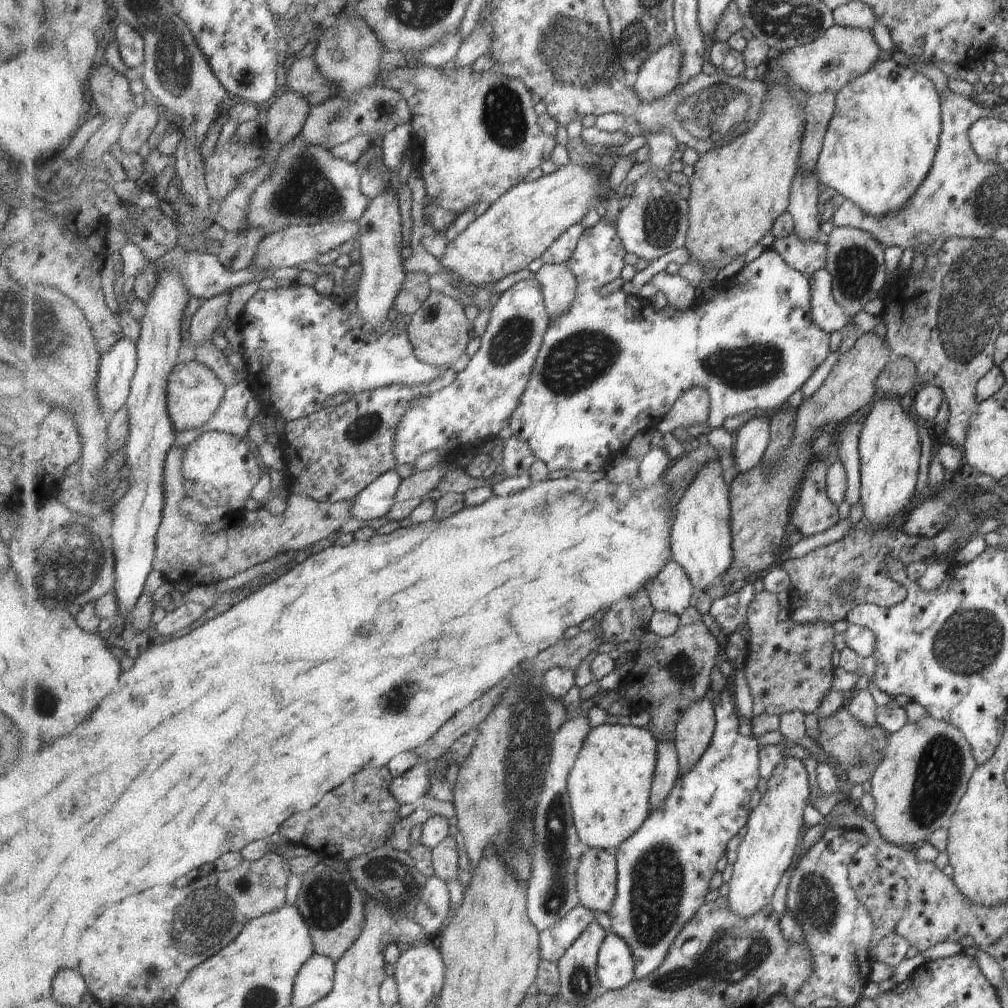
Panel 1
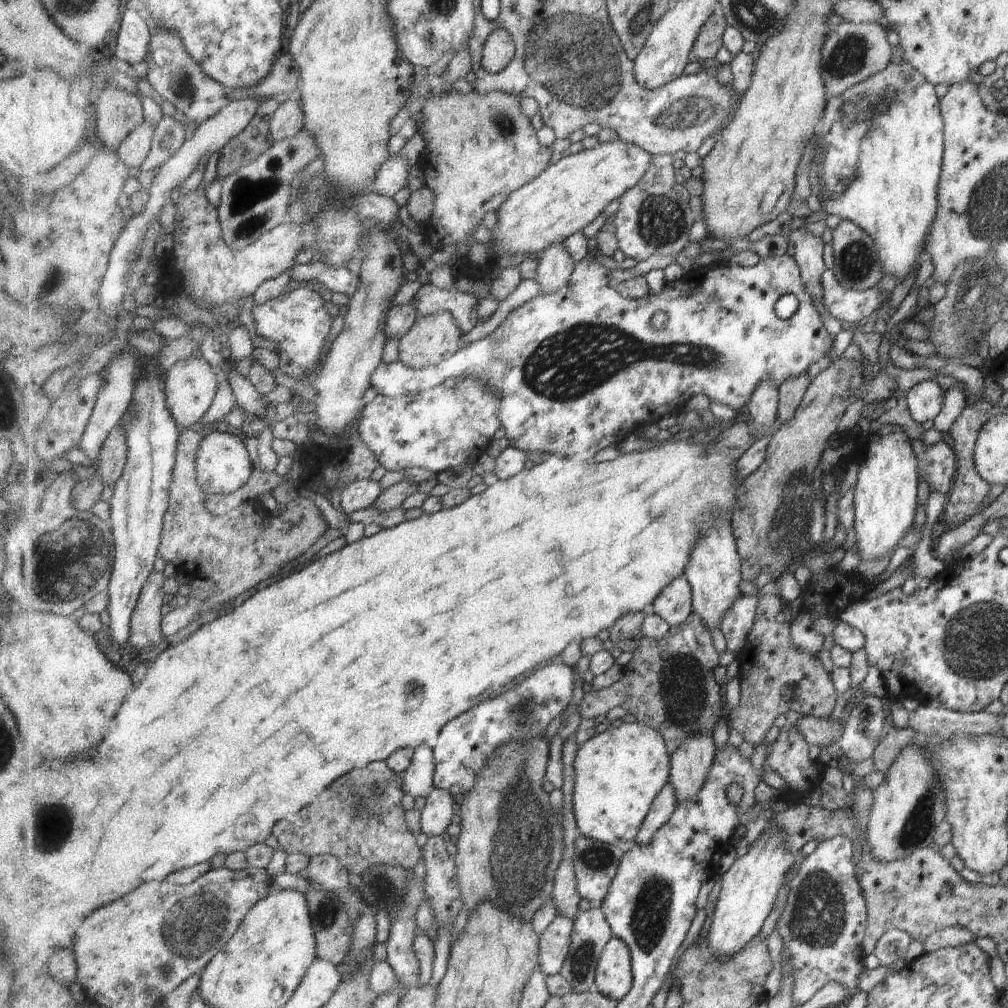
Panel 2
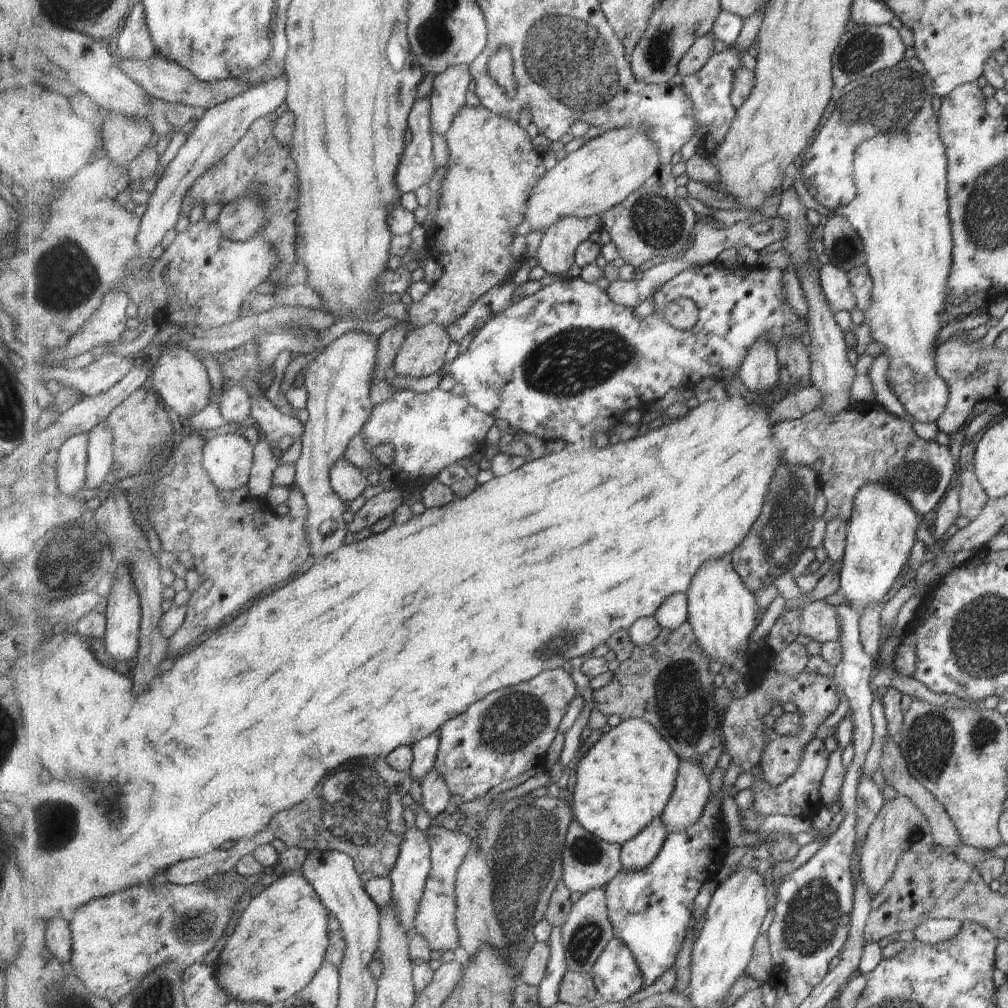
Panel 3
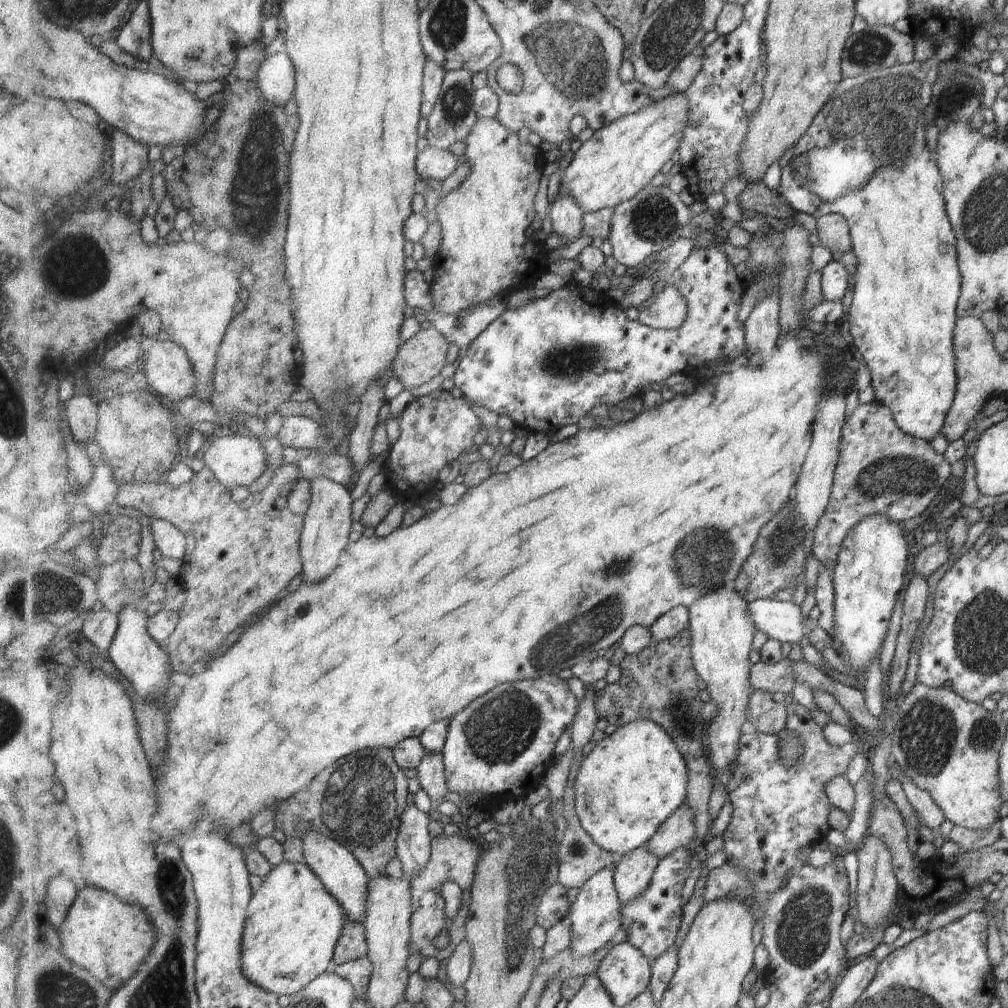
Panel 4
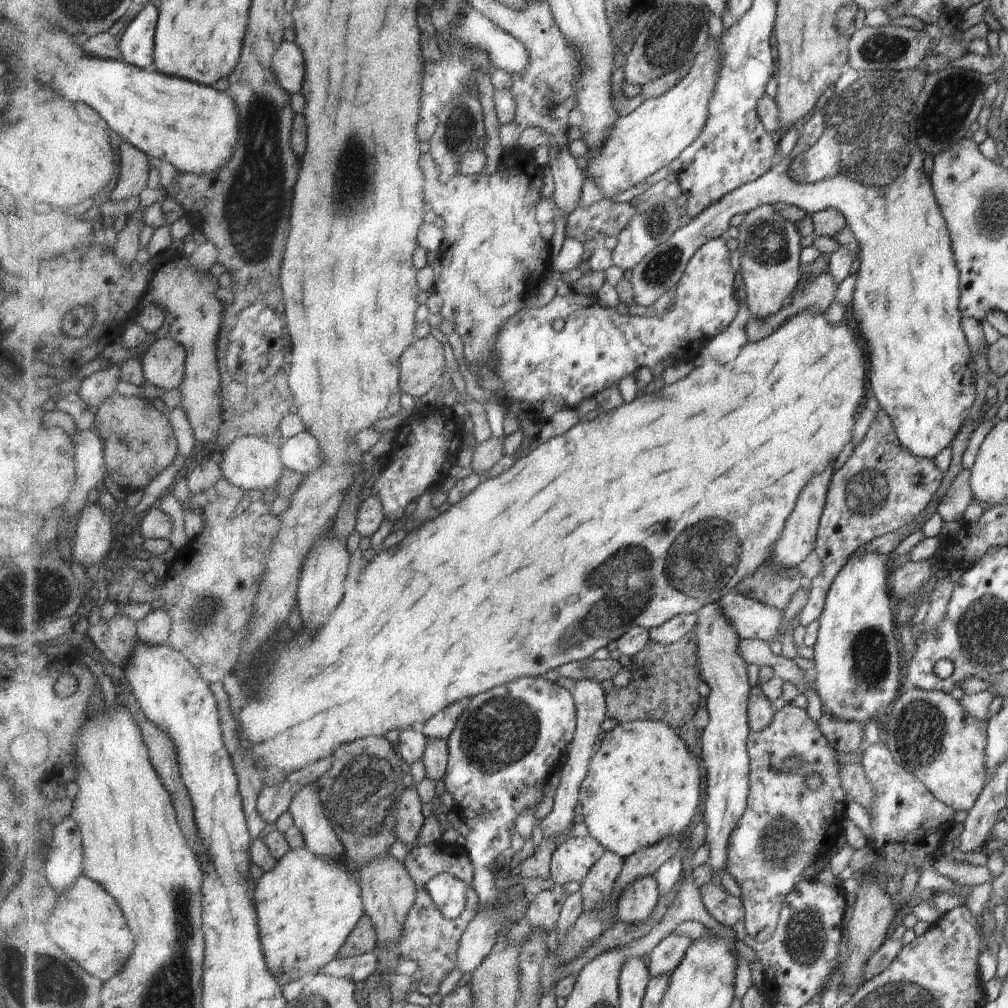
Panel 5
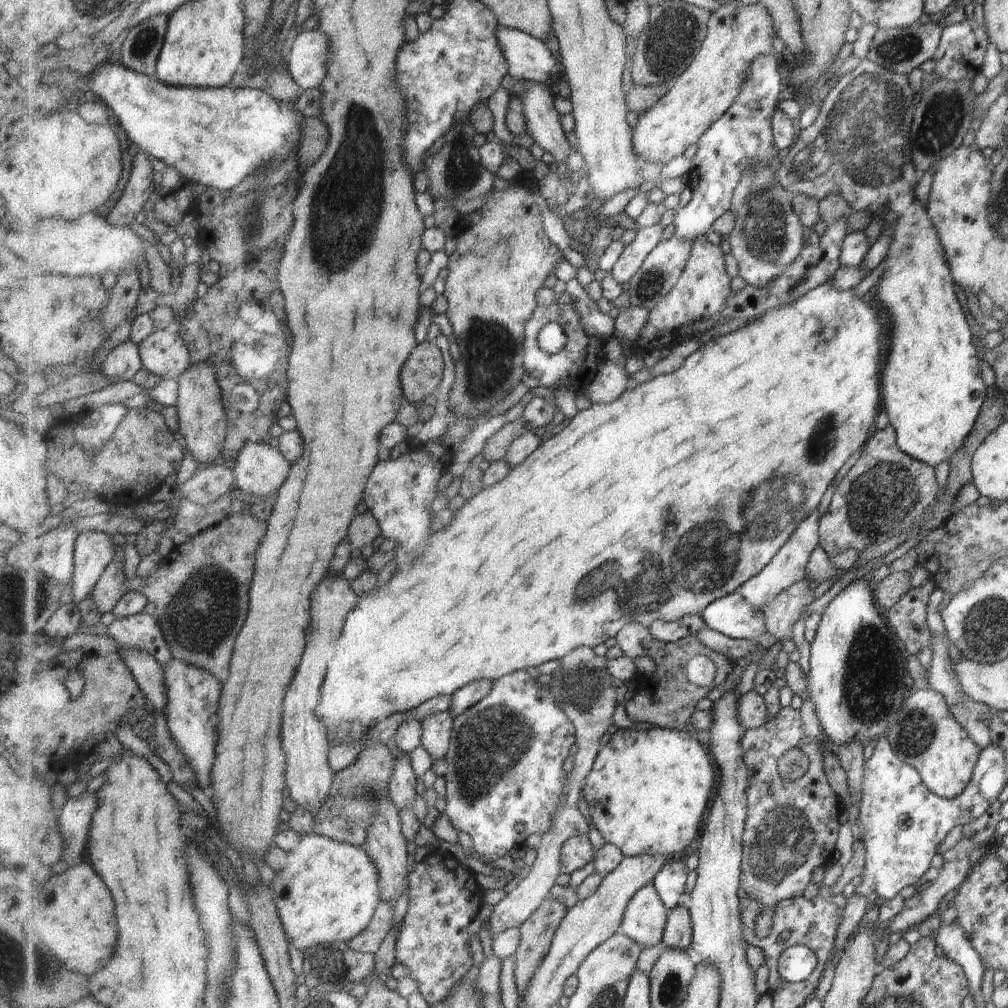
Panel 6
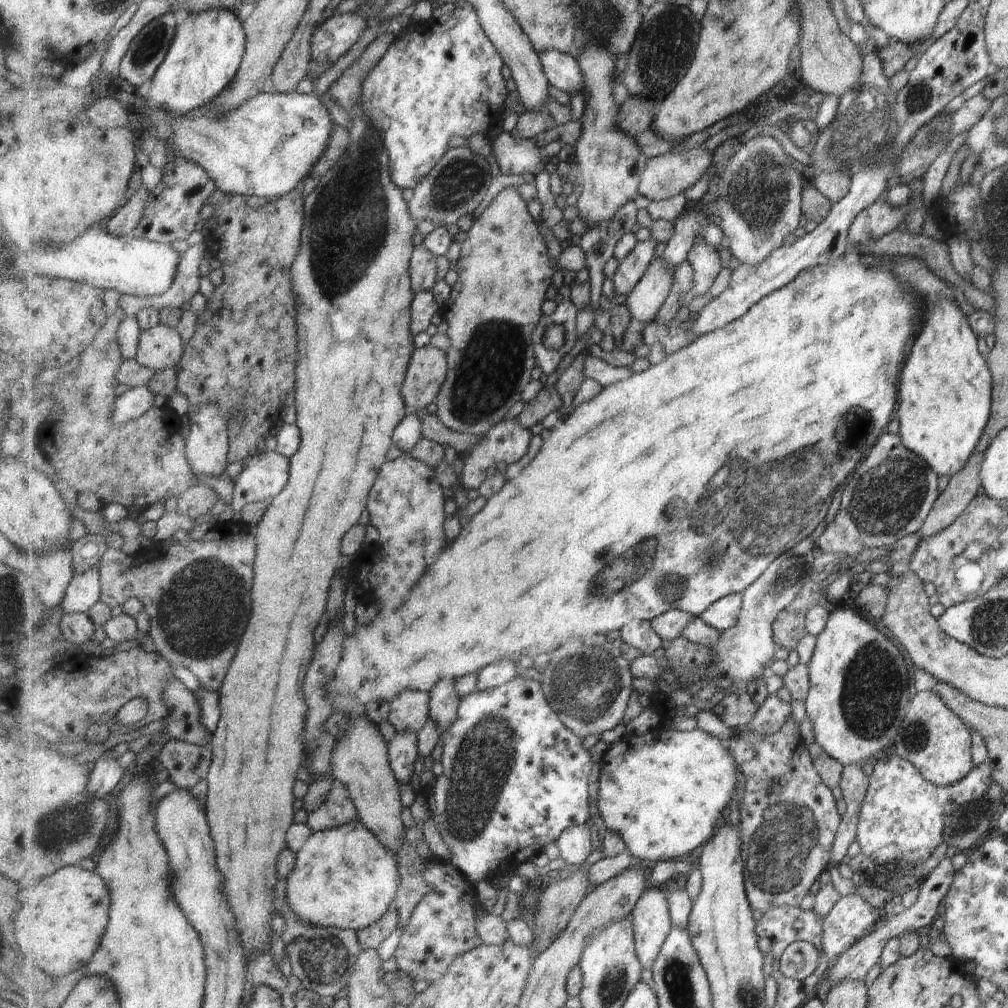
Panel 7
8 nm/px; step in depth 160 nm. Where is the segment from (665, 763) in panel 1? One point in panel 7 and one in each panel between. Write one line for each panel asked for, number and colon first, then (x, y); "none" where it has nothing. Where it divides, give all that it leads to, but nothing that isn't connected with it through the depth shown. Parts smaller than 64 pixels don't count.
2: (664, 806)
3: (642, 851)
4: (633, 876)
5: (638, 900)
6: (646, 917)
7: (652, 916)

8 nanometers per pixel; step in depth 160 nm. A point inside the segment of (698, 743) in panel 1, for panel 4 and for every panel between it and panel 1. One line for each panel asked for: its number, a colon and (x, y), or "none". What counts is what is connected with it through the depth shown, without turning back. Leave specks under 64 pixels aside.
2: (691, 763)
3: (692, 791)
4: (678, 832)

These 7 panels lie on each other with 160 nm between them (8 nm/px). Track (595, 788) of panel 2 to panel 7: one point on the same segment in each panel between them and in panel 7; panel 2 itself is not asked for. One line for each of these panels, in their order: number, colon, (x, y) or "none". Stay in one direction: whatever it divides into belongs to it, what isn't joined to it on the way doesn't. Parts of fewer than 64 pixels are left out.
3: (626, 779)
4: (634, 780)
5: (645, 784)
6: (650, 790)
7: (666, 792)

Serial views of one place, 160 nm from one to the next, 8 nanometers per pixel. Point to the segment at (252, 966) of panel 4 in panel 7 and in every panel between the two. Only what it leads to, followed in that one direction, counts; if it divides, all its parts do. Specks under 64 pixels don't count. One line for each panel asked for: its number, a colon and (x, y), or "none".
5: (307, 907)
6: (328, 892)
7: (345, 878)

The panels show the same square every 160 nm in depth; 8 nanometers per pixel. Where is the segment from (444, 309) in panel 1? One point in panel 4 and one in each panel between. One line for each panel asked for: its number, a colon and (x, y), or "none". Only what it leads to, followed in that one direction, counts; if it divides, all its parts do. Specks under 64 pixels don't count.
2: (434, 338)
3: (424, 353)
4: (421, 358)

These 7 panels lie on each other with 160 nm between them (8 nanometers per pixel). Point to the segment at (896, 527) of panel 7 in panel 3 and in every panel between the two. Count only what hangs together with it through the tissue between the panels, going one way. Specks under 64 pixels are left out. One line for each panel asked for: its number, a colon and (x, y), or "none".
3: (865, 444)
4: (880, 470)
5: (881, 486)
6: (884, 491)

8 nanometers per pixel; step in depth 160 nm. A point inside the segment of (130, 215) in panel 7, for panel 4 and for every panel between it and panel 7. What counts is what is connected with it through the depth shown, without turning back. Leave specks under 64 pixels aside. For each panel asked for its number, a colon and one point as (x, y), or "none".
4: (130, 157)
5: (134, 163)
6: (141, 183)

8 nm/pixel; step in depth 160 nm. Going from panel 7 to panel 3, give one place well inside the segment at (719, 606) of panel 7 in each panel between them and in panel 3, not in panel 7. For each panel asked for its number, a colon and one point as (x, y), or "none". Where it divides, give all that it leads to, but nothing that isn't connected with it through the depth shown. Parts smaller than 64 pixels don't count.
3: (819, 622)
4: (781, 620)
5: (752, 619)
6: (732, 615)

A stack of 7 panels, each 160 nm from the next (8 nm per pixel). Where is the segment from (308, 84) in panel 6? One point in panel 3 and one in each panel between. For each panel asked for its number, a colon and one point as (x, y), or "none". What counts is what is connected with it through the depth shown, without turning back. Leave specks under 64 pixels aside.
3: (215, 135)
4: (276, 80)
5: (287, 65)

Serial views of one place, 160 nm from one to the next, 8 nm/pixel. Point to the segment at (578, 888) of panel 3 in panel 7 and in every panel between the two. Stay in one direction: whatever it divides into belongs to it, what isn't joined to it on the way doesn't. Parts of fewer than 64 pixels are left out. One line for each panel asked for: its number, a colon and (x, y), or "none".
4: (580, 858)
5: (573, 860)
6: (577, 852)
7: (575, 845)

